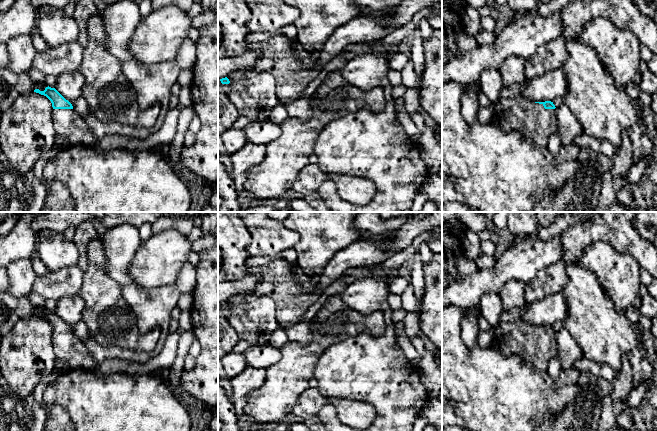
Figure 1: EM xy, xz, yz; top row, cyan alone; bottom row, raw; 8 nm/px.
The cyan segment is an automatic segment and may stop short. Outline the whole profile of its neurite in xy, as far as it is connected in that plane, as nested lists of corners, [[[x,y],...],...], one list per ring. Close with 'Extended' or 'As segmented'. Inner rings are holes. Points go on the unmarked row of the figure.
[[[46,311],[44,315],[34,316],[46,320],[53,331],[53,350],[56,356],[55,369],[73,371],[77,368],[95,369],[99,362],[91,357],[84,342],[78,338],[72,328],[55,312]]]. Extended

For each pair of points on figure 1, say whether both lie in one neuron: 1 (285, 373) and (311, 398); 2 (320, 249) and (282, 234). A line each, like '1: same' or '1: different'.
1: different
2: different

